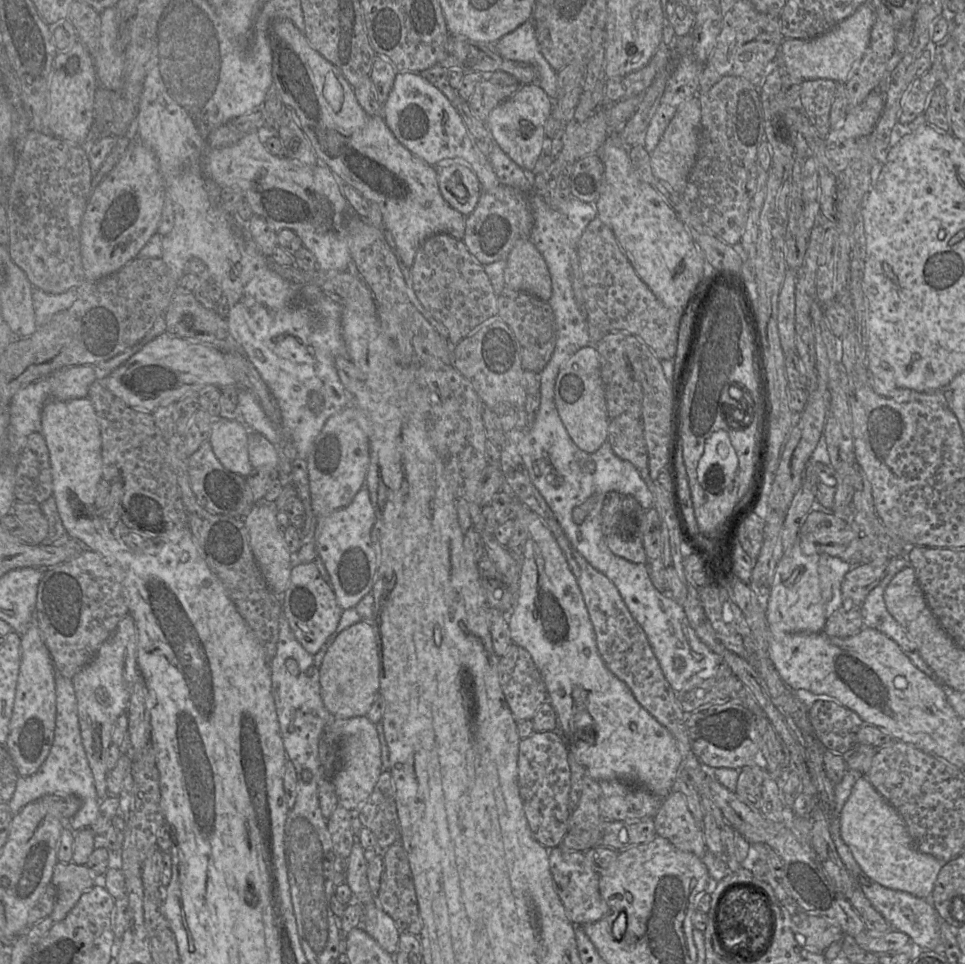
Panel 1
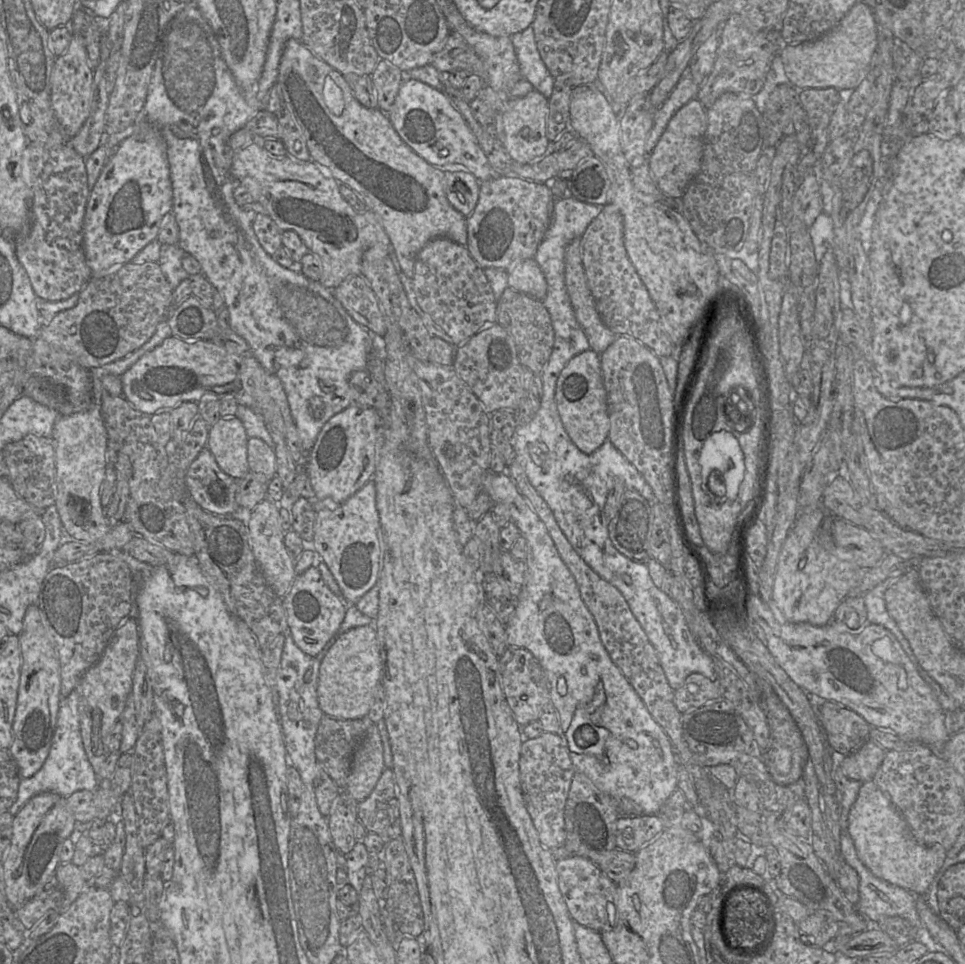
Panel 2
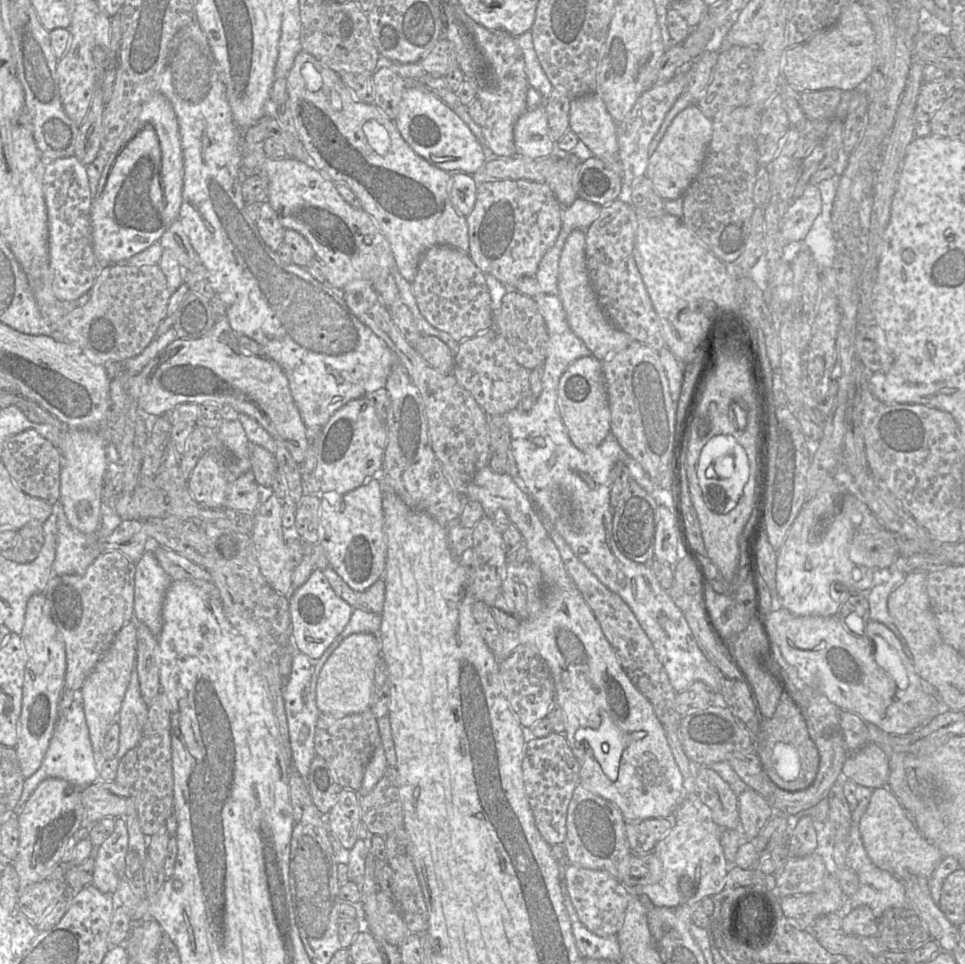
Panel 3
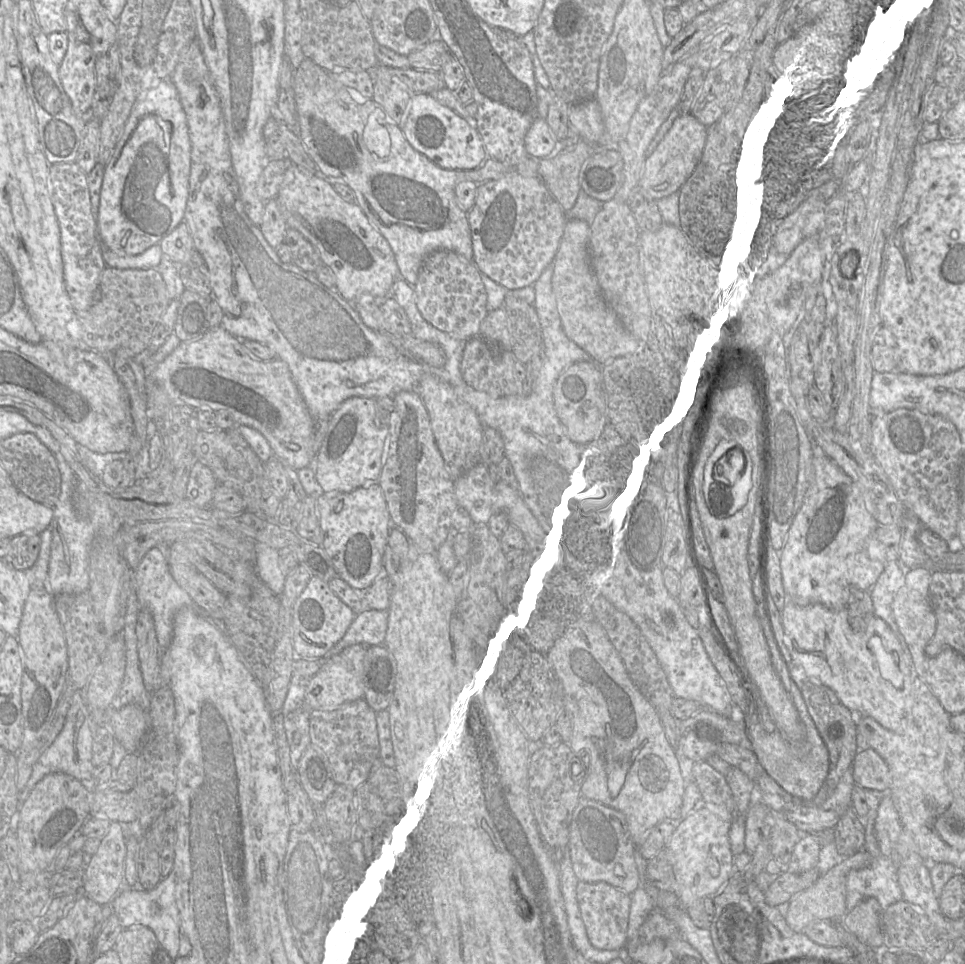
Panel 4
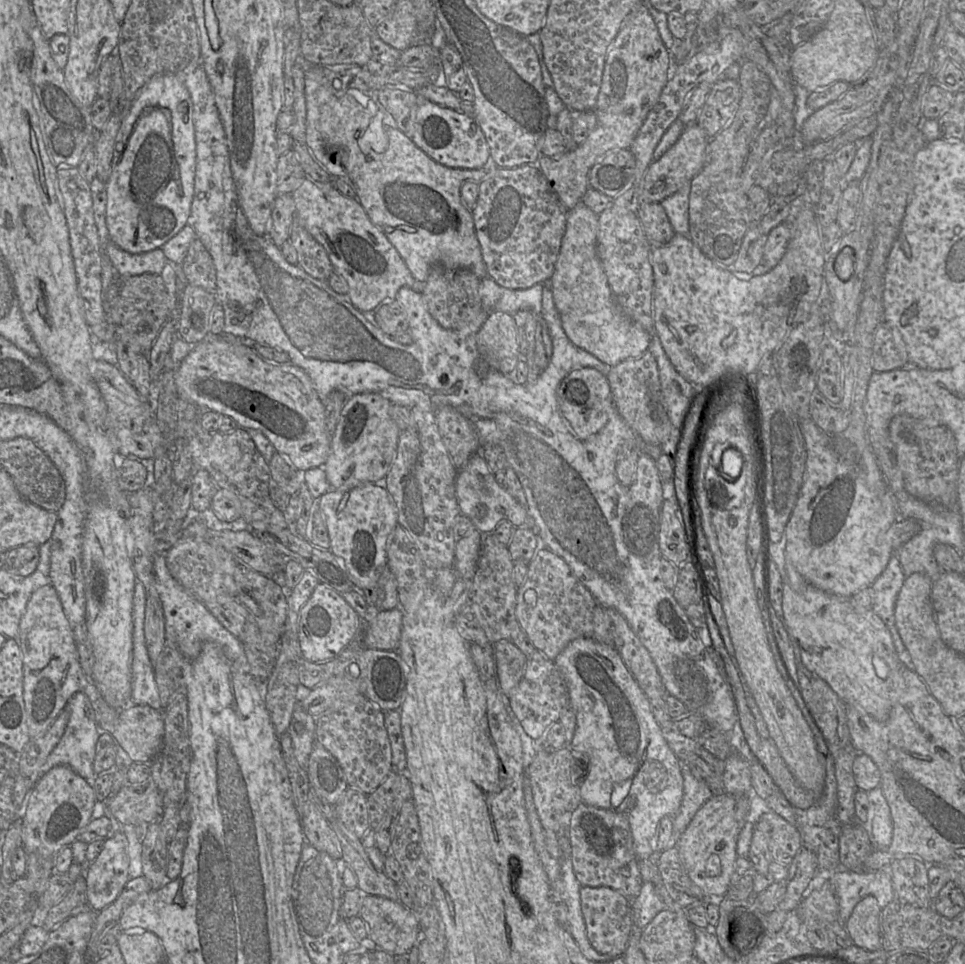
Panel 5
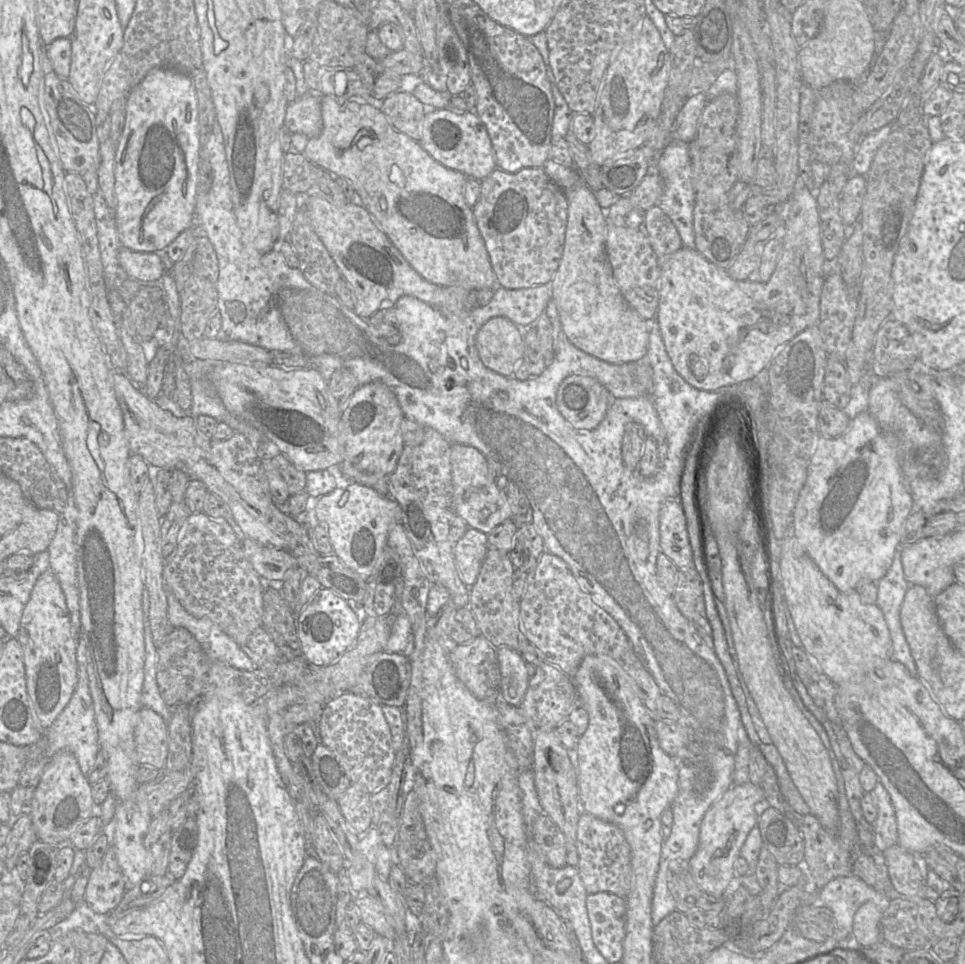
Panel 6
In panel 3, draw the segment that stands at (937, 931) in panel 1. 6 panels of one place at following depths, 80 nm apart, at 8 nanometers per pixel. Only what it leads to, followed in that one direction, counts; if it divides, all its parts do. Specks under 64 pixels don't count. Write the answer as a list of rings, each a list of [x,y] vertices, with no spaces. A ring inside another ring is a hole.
[[[858,785],[855,793],[855,798],[857,804],[854,808],[851,809],[852,820],[851,826],[849,829],[849,852],[847,854],[847,864],[853,869],[859,878],[859,887],[858,890],[850,897],[844,899],[844,912],[847,914],[853,909],[866,905],[871,908],[876,918],[880,916],[890,908],[902,908],[909,907],[905,887],[903,882],[895,878],[888,871],[882,870],[872,863],[868,857],[866,850],[864,848],[863,840],[860,833],[859,823],[861,817],[866,811],[868,804],[870,802],[873,789],[864,785]]]

